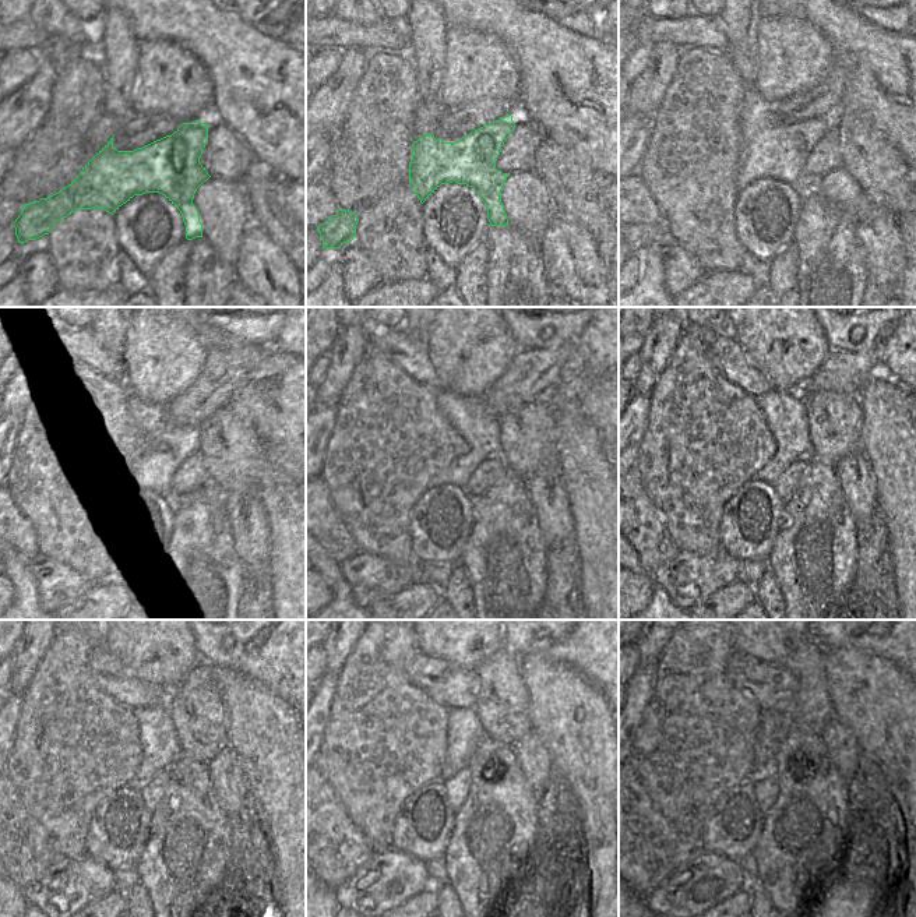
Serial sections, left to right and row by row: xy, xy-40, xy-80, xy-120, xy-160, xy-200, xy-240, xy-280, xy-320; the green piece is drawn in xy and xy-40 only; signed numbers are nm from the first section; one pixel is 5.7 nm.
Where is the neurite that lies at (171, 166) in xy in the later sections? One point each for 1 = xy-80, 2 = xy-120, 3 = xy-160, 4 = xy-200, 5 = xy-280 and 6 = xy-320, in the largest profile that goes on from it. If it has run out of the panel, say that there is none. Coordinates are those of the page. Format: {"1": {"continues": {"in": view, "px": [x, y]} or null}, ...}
{"1": {"continues": {"in": "xy-80", "px": [784, 158]}}, "2": {"continues": {"in": "xy-120", "px": [172, 444]}}, "3": {"continues": {"in": "xy-160", "px": [471, 418]}}, "4": {"continues": {"in": "xy-200", "px": [784, 412]}}, "5": {"continues": {"in": "xy-280", "px": [465, 730]}}, "6": {"continues": {"in": "xy-320", "px": [774, 726]}}}

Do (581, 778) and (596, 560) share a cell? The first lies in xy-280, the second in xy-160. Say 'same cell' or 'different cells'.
same cell

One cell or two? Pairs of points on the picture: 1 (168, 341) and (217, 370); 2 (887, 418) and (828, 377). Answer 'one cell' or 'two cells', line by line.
1: two cells
2: two cells

